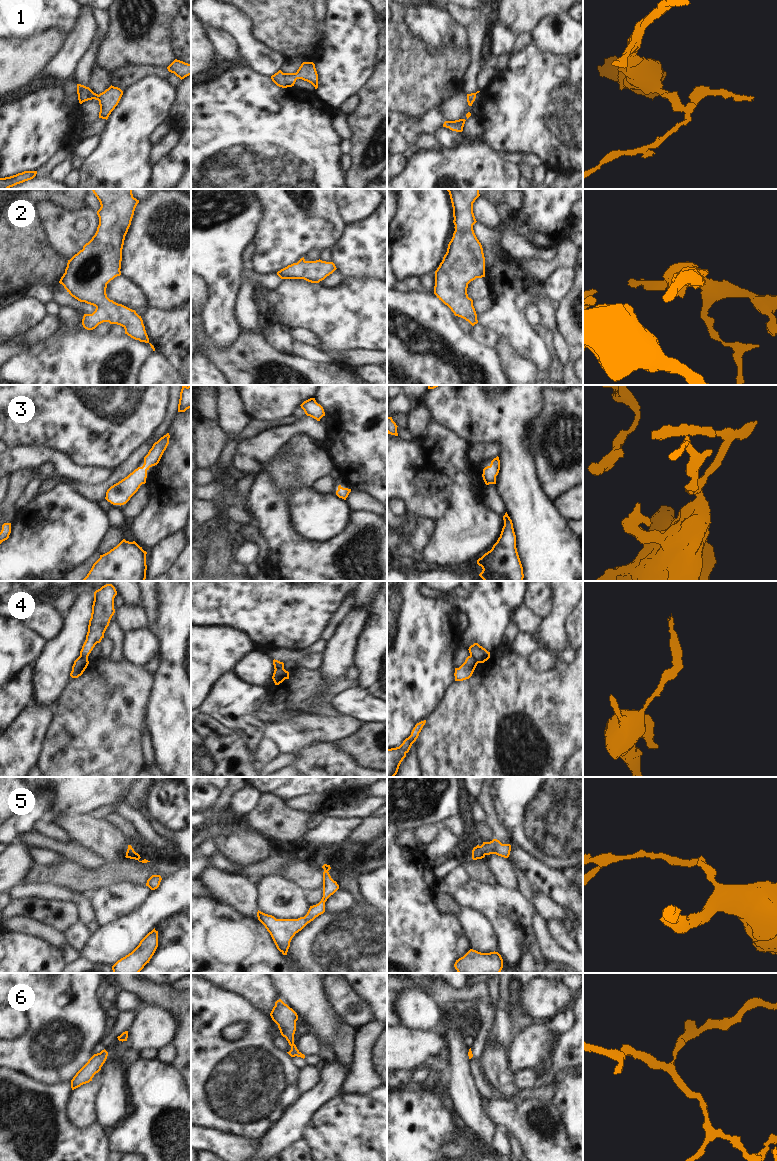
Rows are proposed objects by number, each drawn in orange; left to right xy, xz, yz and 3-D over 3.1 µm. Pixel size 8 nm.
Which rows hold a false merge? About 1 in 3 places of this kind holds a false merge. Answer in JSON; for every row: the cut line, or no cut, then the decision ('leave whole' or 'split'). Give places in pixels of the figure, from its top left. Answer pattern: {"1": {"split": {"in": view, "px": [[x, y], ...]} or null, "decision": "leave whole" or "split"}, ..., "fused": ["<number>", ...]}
{"1": {"split": null, "decision": "leave whole"}, "2": {"split": null, "decision": "leave whole"}, "3": {"split": null, "decision": "leave whole"}, "4": {"split": {"in": "yz", "px": [[470, 654], [477, 663]]}, "decision": "split"}, "5": {"split": null, "decision": "leave whole"}, "6": {"split": null, "decision": "leave whole"}, "fused": ["4"]}

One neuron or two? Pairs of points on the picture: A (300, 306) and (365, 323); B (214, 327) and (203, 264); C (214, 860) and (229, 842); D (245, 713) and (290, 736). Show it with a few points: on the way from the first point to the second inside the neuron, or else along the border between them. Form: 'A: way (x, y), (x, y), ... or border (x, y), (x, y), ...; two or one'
A: way (316, 308), (337, 316), (349, 316); one
B: way (216, 311), (216, 280); one
C: border (219, 853), (238, 866); two
D: border (266, 724), (262, 736); two

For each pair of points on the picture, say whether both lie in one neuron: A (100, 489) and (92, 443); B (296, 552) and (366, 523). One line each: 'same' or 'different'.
A: different
B: same

